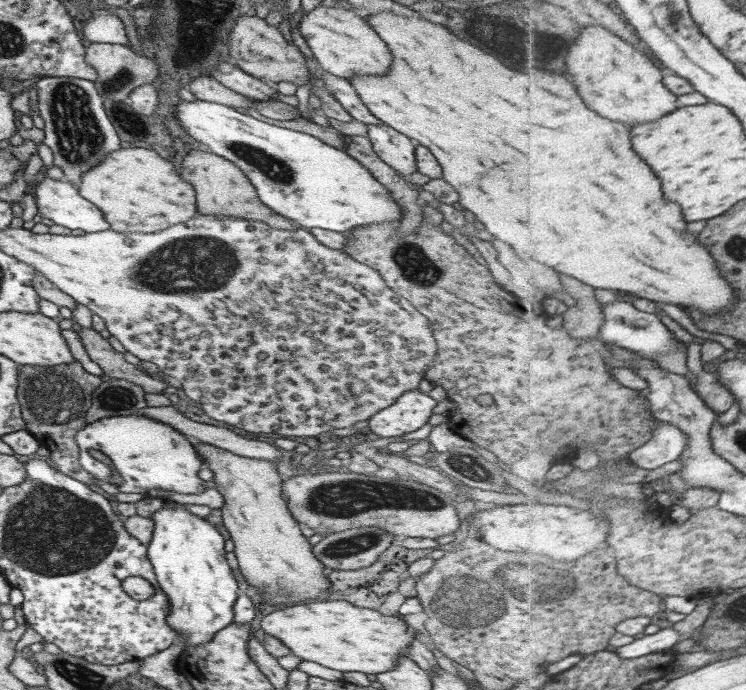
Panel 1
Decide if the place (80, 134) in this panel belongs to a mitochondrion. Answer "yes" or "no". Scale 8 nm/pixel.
yes

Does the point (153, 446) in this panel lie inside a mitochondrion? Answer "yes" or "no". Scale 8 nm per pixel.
no

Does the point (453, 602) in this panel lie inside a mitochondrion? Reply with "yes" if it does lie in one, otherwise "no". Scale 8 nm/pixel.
yes

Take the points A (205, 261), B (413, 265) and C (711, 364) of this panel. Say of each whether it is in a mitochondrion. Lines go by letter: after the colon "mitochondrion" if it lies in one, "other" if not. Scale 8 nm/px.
A: mitochondrion
B: mitochondrion
C: other

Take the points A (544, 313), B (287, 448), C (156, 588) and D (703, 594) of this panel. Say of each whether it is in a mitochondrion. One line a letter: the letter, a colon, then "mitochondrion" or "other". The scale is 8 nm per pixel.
A: other
B: other
C: other
D: other

